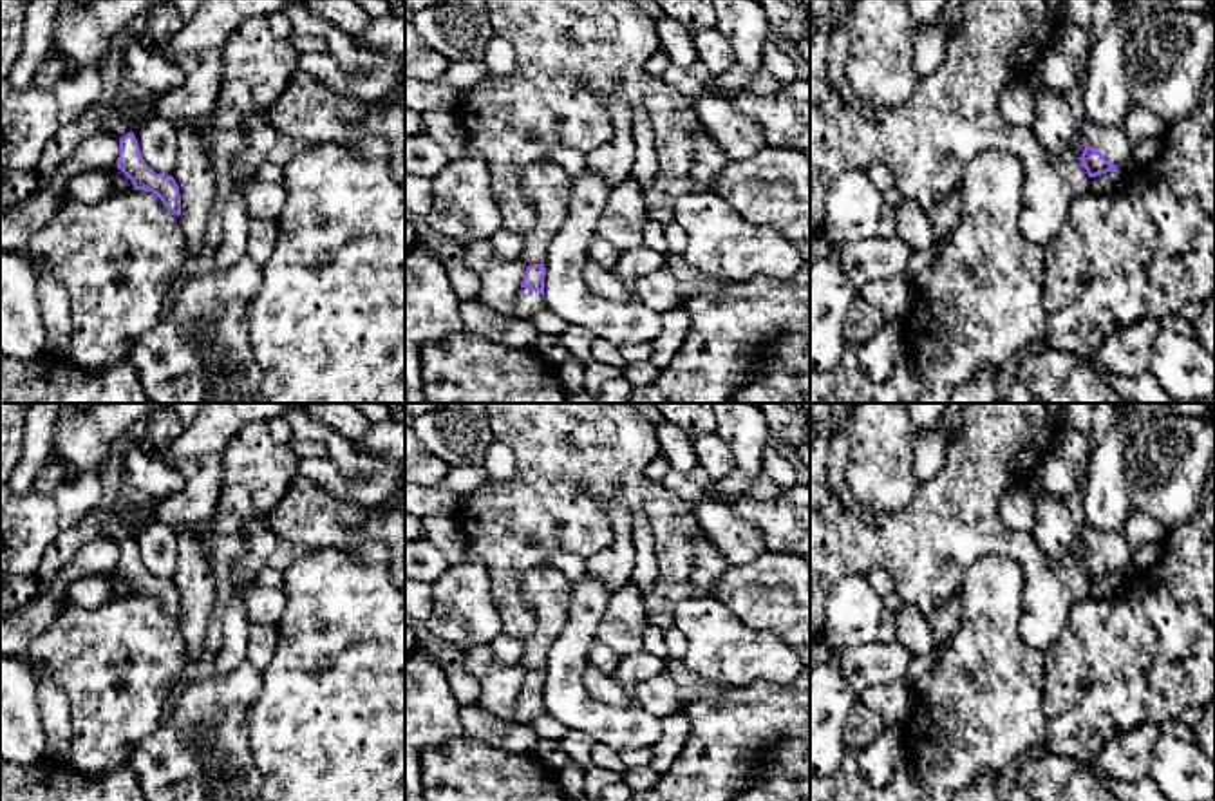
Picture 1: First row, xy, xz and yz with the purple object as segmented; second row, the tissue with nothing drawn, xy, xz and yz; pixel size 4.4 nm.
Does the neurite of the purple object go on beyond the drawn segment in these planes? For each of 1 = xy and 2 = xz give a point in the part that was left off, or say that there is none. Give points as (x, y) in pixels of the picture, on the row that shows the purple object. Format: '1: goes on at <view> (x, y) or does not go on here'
1: goes on at xy (113, 123)
2: goes on at xz (528, 302)

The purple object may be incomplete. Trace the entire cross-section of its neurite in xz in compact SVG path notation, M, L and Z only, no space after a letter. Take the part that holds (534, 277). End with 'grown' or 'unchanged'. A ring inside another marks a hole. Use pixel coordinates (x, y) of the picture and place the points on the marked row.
M532 264L526 268L521 287L515 295L517 318L530 320L539 311L546 309L544 304L544 264Z; grown

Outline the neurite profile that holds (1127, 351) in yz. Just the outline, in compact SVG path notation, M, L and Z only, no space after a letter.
M1144 316L1108 335L1094 353L1092 365L1126 378L1148 372L1150 349L1159 331L1161 322Z

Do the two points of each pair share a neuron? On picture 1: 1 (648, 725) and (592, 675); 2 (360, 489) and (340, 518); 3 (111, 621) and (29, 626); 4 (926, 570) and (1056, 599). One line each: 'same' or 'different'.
1: different
2: different
3: different
4: same

